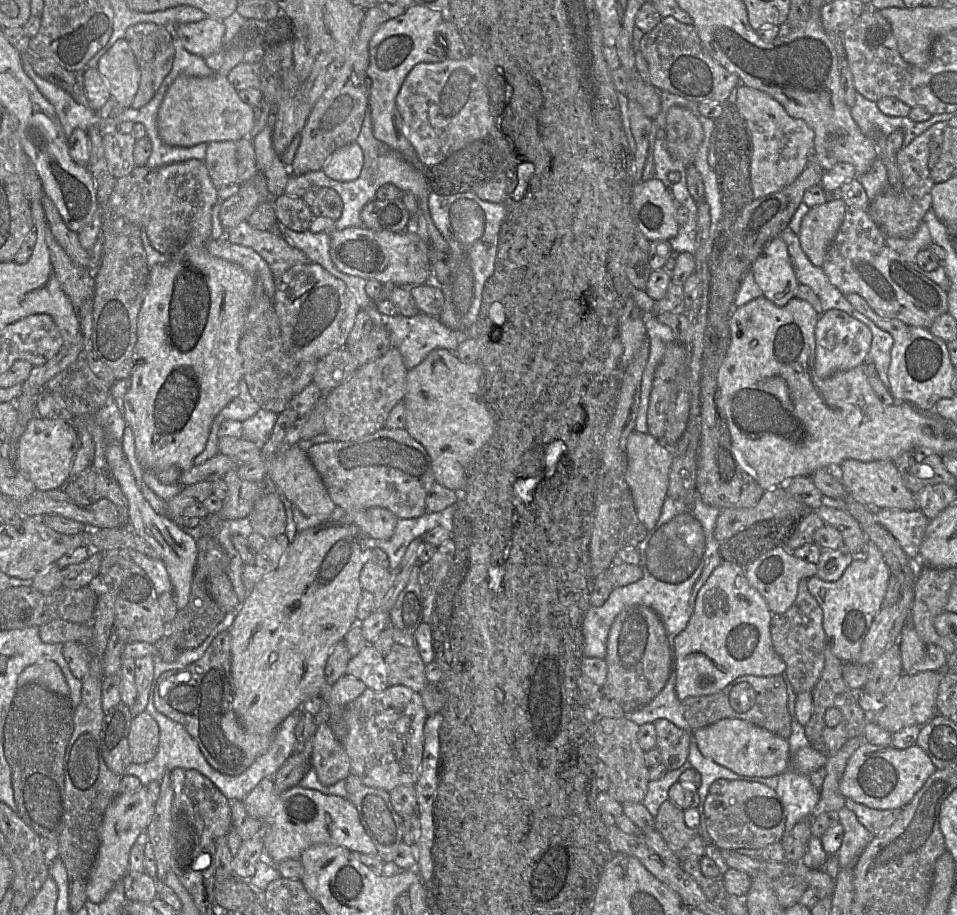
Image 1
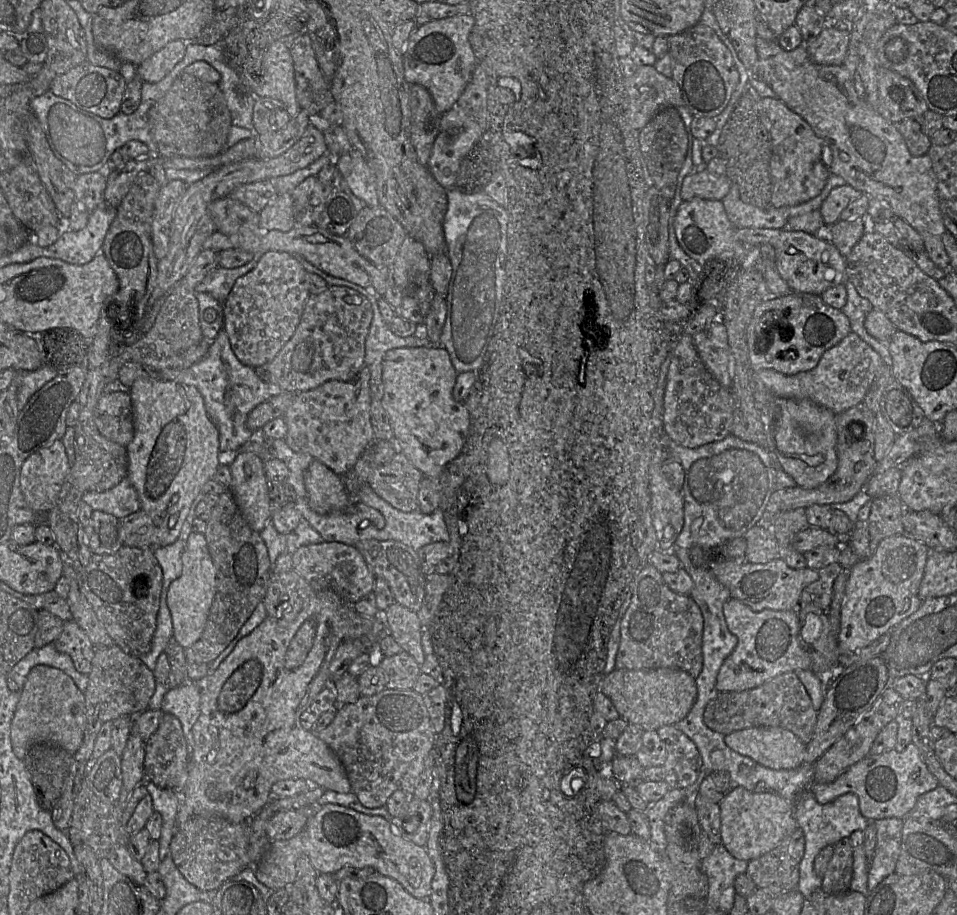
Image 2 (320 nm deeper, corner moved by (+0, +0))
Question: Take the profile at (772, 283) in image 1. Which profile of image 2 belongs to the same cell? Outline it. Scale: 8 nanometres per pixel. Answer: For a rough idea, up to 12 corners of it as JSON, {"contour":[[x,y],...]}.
{"contour":[[736,228],[771,245],[793,293],[820,296],[844,284],[846,257],[803,231]]}

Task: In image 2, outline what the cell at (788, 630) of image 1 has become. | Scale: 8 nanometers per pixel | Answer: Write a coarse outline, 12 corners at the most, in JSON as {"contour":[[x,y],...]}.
{"contour":[[832,563],[804,588],[797,608],[802,629],[806,612],[829,611],[834,582],[844,568]]}

